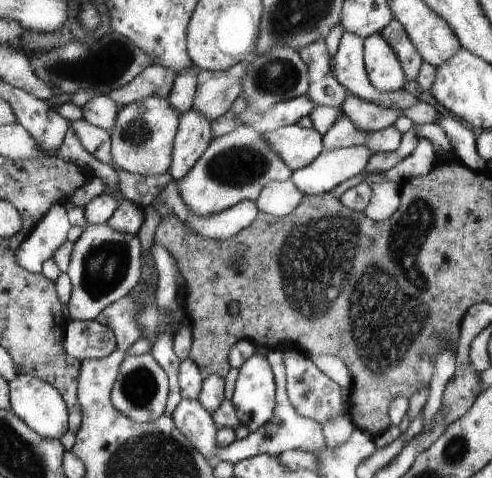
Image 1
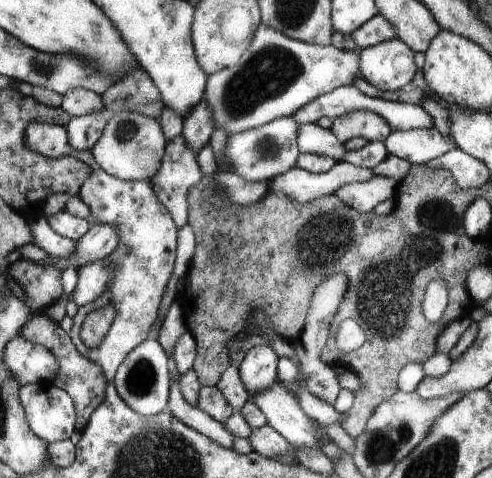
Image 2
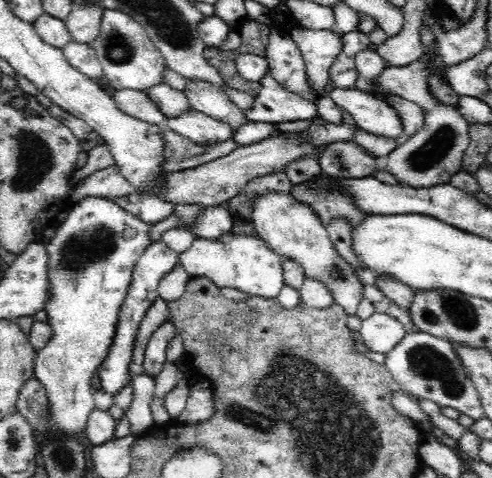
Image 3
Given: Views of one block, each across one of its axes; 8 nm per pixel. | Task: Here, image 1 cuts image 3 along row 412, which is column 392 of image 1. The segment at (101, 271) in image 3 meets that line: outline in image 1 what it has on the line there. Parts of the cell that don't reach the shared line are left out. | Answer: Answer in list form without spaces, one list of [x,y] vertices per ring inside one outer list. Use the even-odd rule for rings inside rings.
[[[371,34],[363,40],[363,54],[367,78],[377,90],[395,92],[409,86],[399,58],[381,34]]]

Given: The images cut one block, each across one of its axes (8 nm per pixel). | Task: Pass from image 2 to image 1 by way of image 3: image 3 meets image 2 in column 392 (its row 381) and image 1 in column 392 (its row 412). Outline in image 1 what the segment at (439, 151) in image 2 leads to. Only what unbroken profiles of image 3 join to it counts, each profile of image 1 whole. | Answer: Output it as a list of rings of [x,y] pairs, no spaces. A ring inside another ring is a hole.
[[[341,116],[323,134],[323,150],[365,146],[365,148],[373,150],[375,154],[395,152],[399,148],[401,140],[403,140],[403,134],[395,126],[389,126],[381,132],[363,132],[363,130],[355,128],[355,124],[349,120],[349,116]]]

